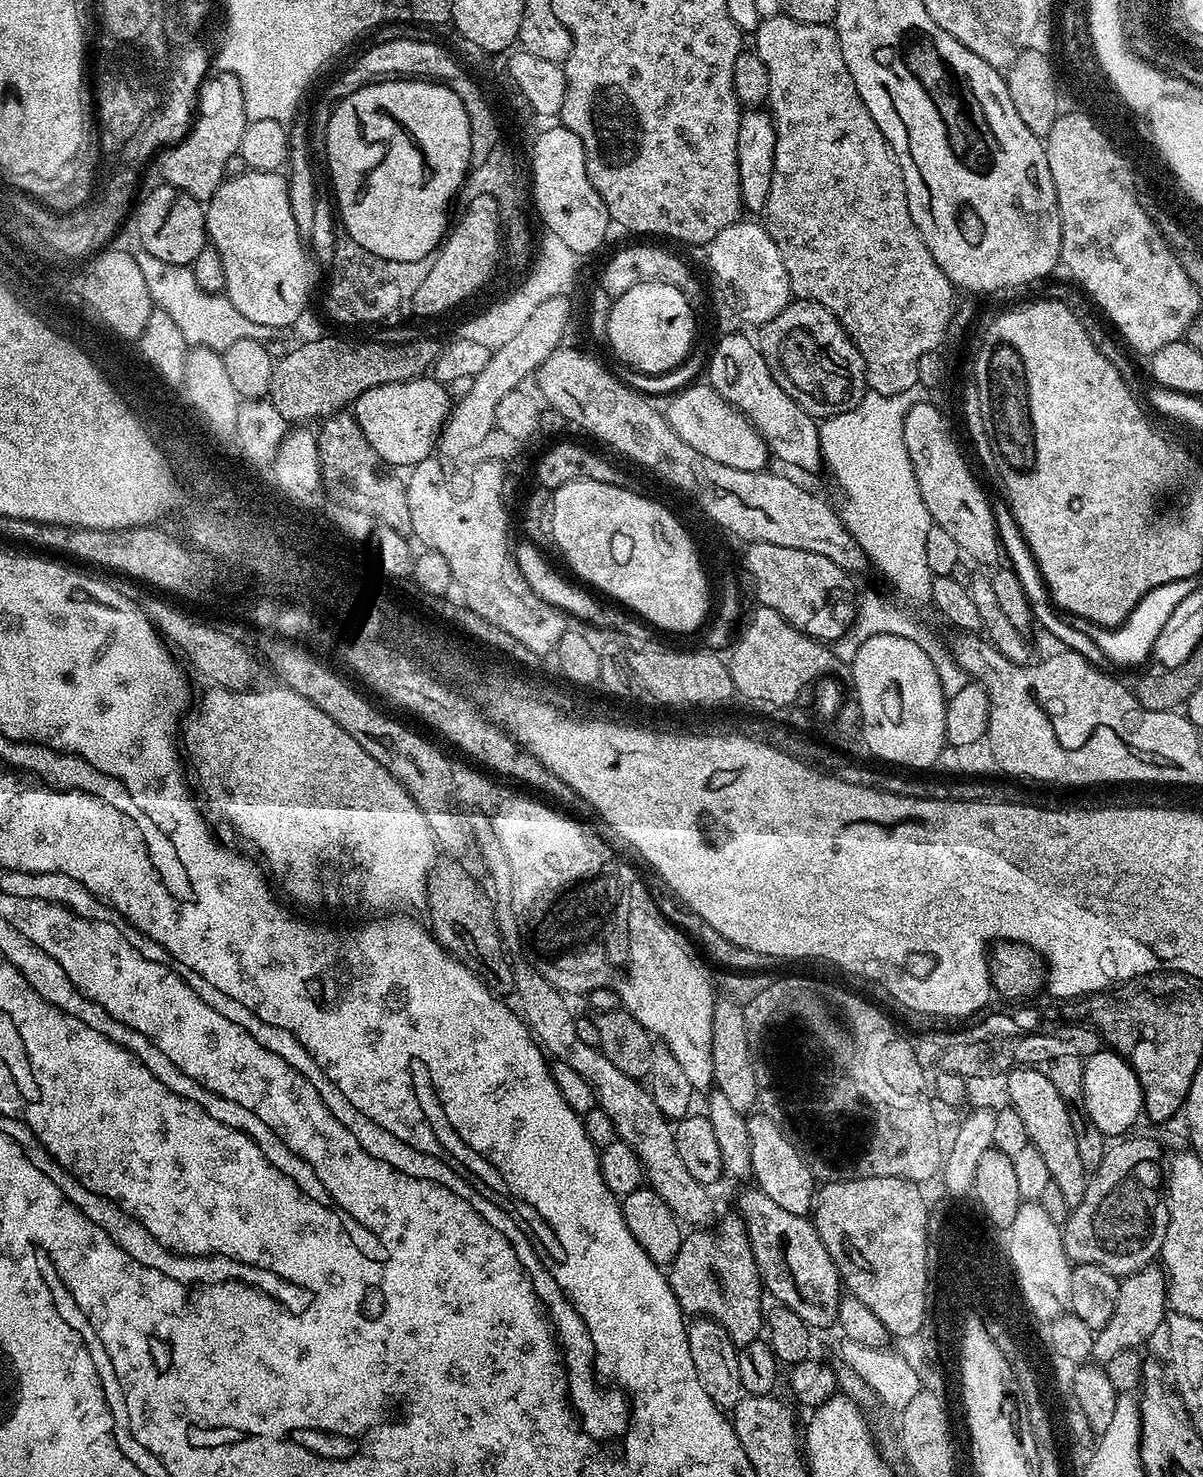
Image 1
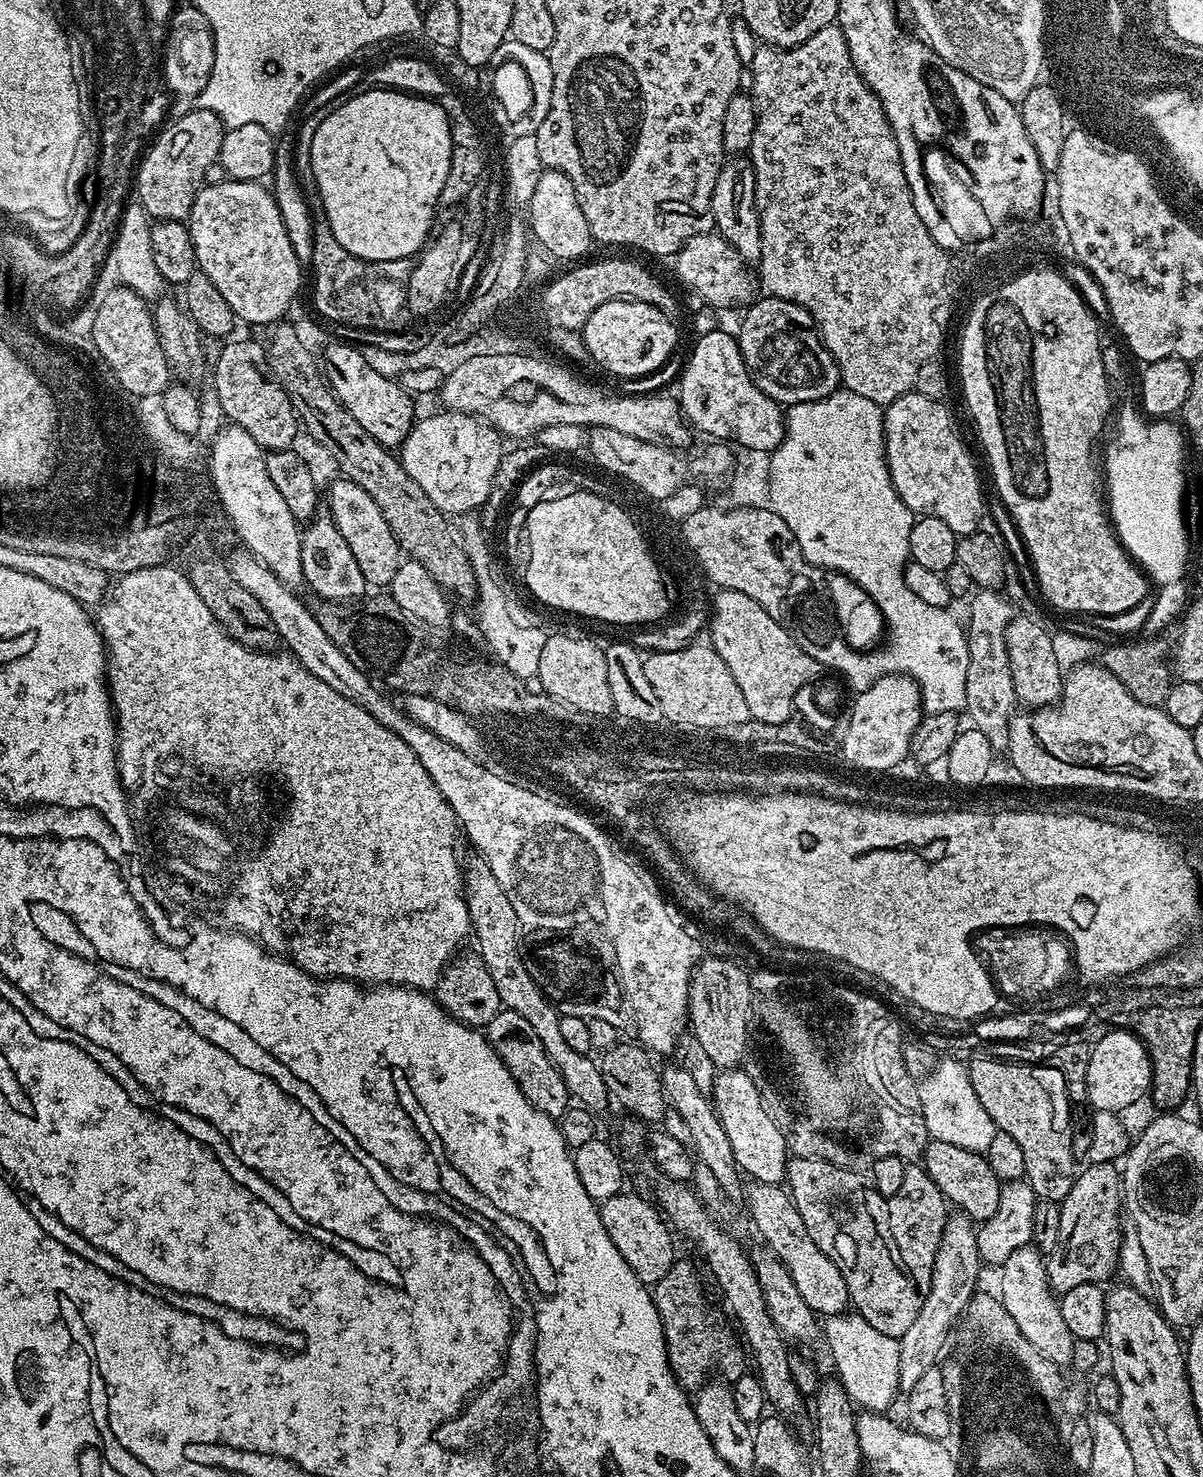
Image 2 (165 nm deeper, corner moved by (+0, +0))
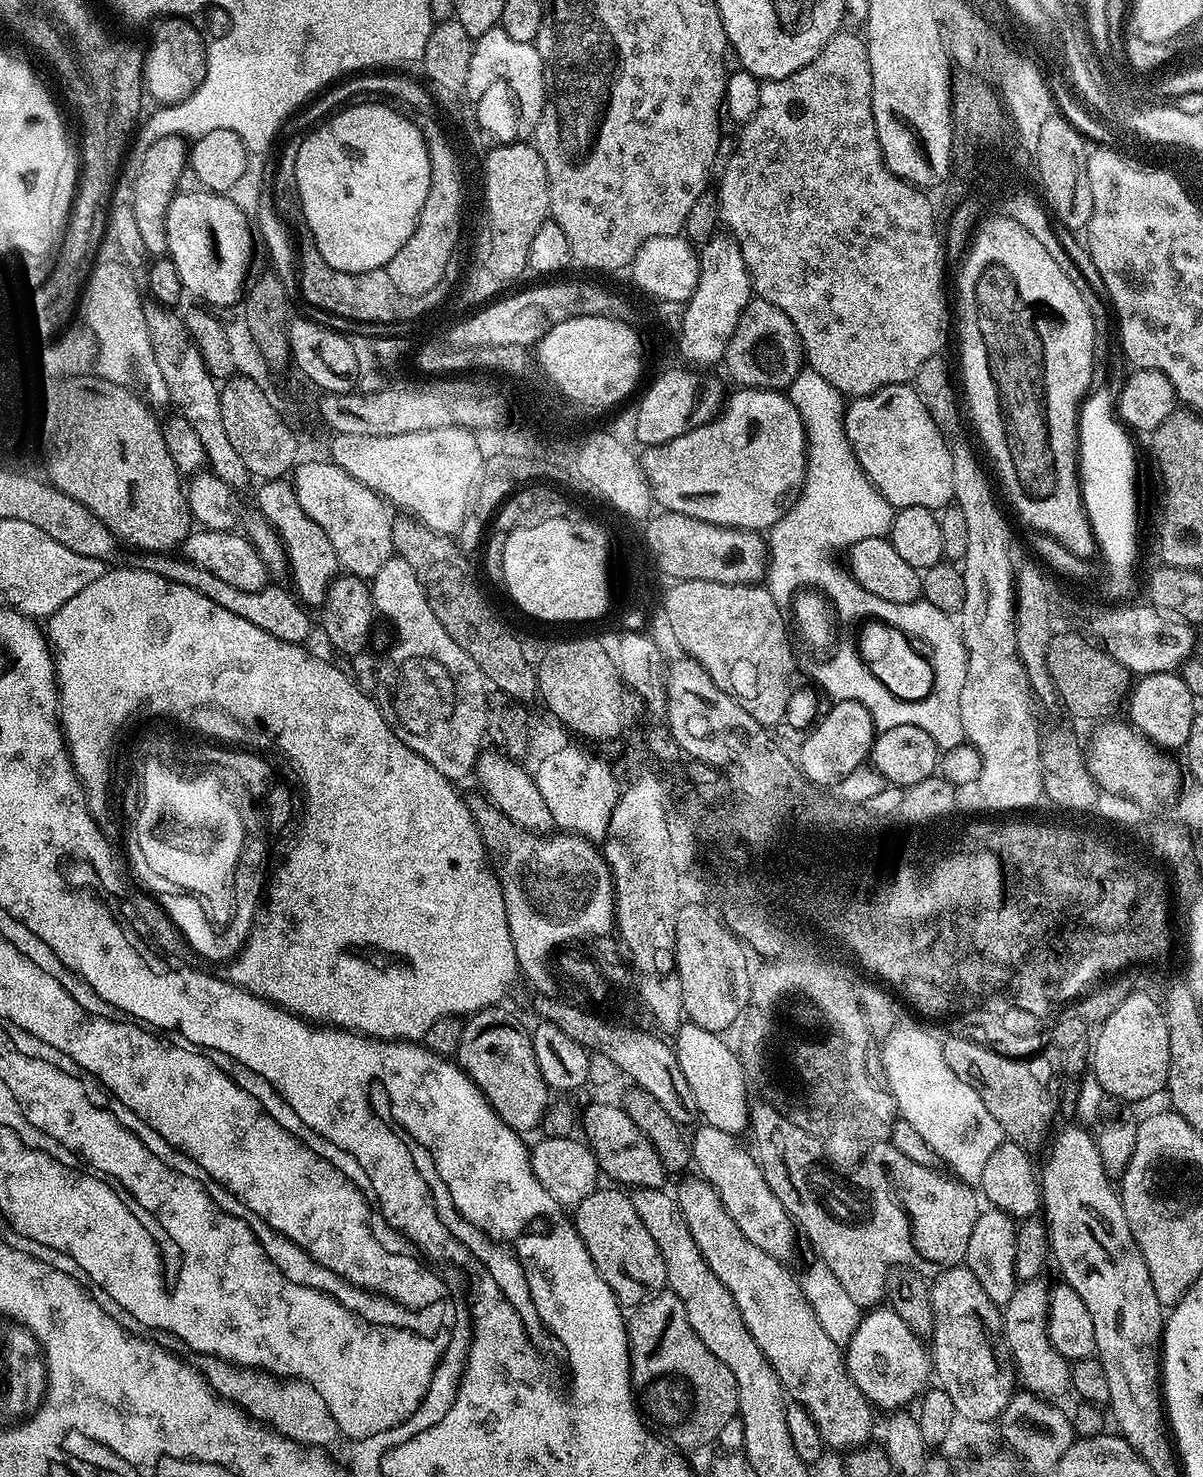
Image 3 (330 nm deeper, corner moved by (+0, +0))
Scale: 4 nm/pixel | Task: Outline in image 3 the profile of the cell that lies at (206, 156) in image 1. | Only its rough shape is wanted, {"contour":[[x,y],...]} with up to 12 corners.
{"contour":[[183,136],[158,138],[131,185],[149,257],[167,253],[166,216],[190,164]]}

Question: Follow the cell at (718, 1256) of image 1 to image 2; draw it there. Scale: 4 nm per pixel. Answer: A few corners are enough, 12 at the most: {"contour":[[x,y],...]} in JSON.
{"contour":[[690,1261],[651,1289],[674,1378],[700,1388],[711,1372],[749,1371]]}

